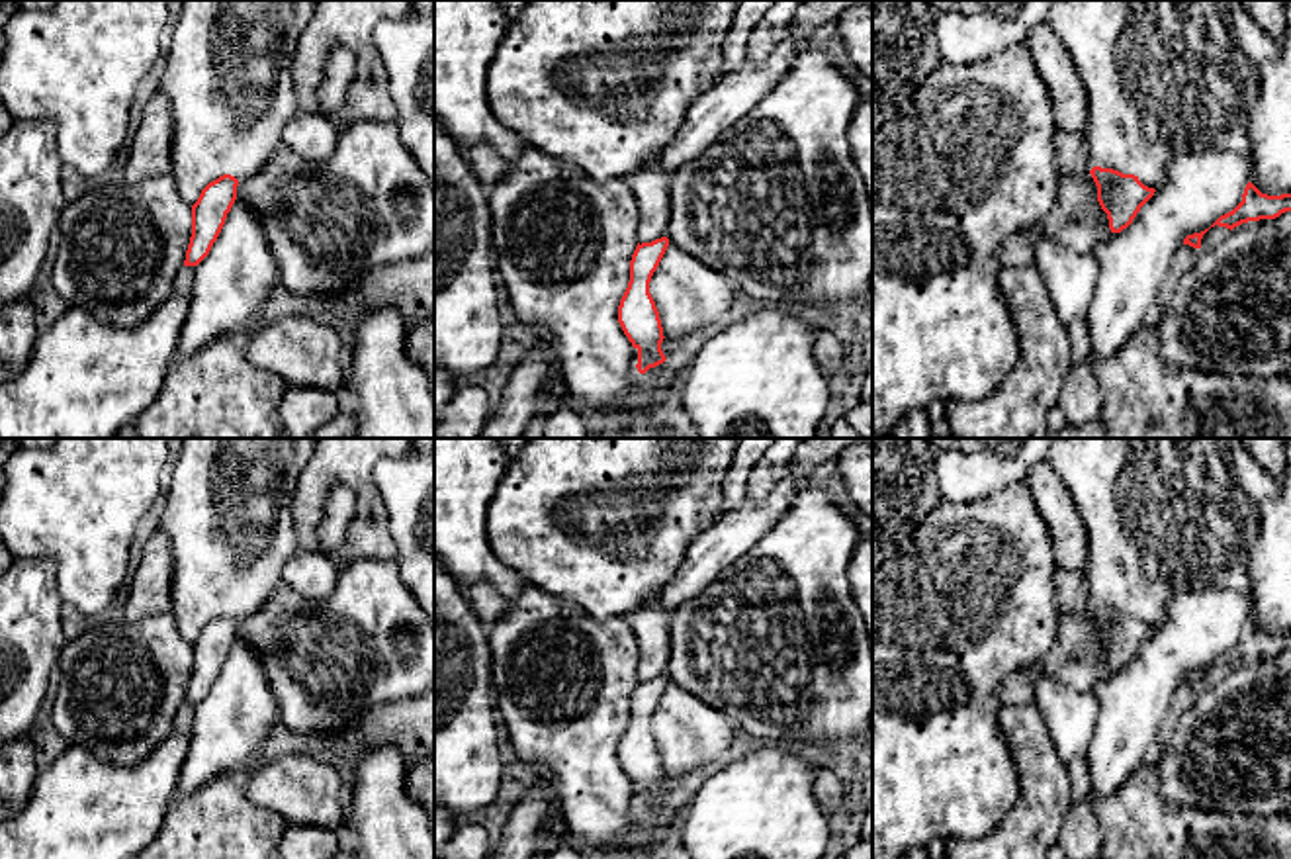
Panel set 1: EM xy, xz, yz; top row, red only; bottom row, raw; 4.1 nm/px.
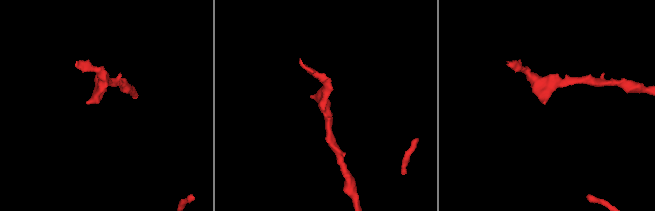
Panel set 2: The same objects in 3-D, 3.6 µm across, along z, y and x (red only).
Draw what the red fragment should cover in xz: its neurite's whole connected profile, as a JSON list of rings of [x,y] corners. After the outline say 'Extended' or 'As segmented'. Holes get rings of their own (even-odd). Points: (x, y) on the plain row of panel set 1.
[[[661,675],[651,681],[638,681],[630,699],[630,720],[618,744],[618,761],[638,789],[638,810],[663,802],[667,796],[661,789],[663,765],[659,749],[649,732],[649,720],[657,708],[669,677]]]. As segmented

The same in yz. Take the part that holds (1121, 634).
[[[1093,605],[1090,612],[1097,624],[1097,640],[1107,652],[1111,671],[1127,667],[1156,630],[1144,624],[1138,614],[1113,607]]]. As segmented

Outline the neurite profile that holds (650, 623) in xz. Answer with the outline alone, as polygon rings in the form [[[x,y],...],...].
[[[653,599],[626,616],[642,652],[638,681],[651,681],[667,673],[671,614]]]

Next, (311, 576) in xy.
[[[297,550],[282,569],[282,583],[311,601],[321,601],[334,591],[338,573],[331,560]]]

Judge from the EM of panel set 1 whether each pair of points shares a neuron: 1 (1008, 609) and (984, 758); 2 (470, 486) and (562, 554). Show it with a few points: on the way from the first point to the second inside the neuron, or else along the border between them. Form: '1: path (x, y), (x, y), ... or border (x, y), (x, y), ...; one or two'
1: path (979, 646), (979, 721); one
2: border (511, 460), (488, 513), (486, 541), (491, 548); two

